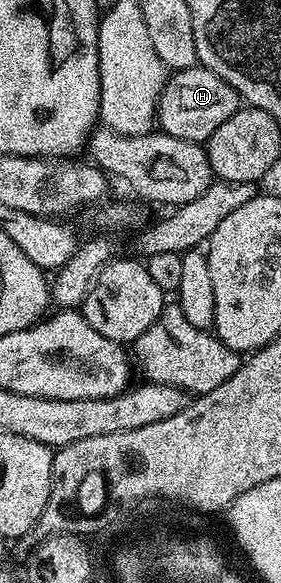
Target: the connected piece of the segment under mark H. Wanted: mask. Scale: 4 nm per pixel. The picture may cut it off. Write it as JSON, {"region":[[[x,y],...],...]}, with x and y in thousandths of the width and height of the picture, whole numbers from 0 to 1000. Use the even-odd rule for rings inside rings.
{"region":[[[715,110],[683,117],[616,122],[591,136],[591,148],[562,168],[559,214],[573,228],[626,233],[626,240],[669,240],[726,247],[854,185],[843,158],[769,123]]]}

